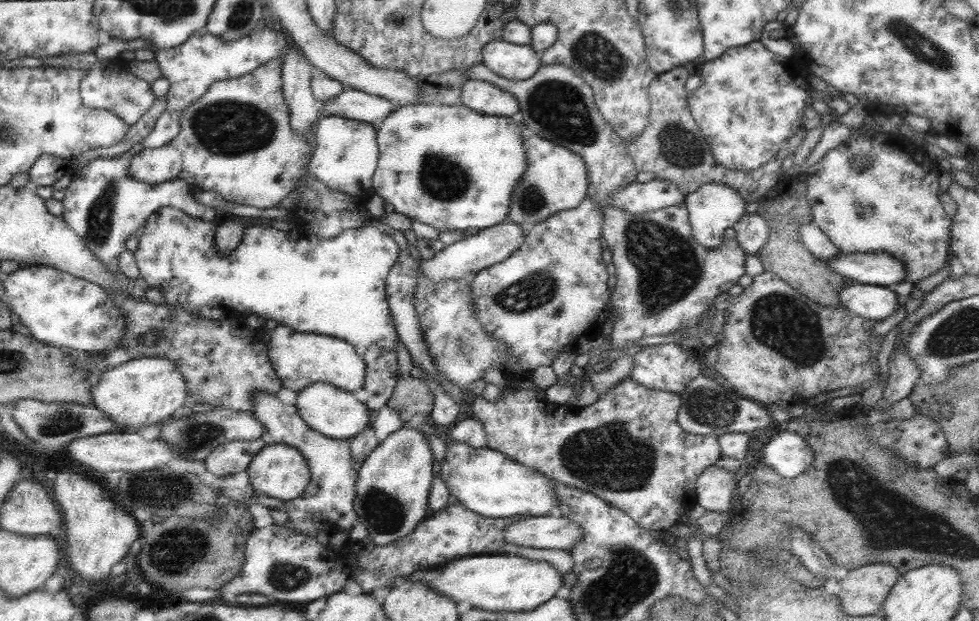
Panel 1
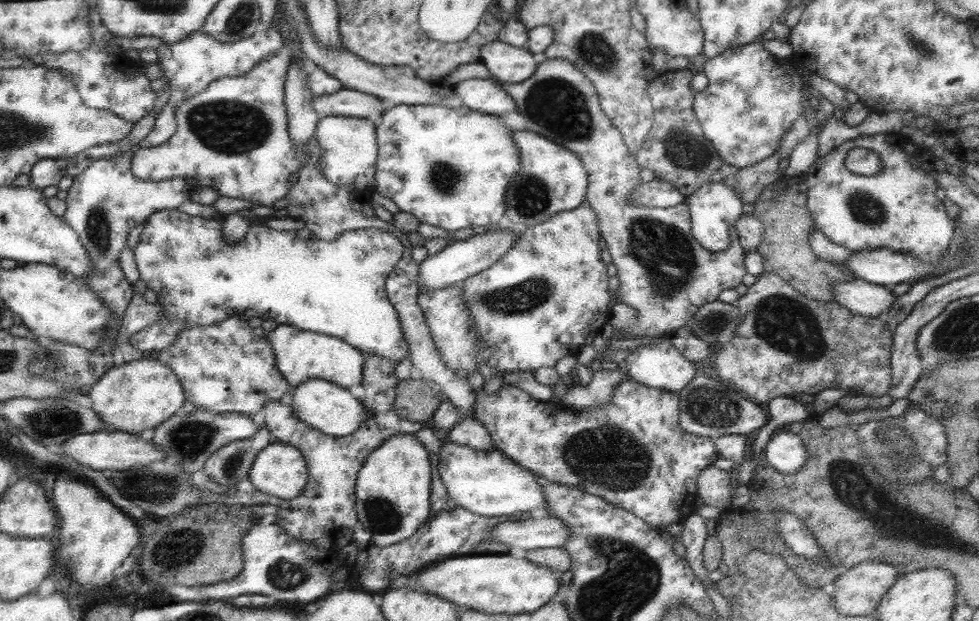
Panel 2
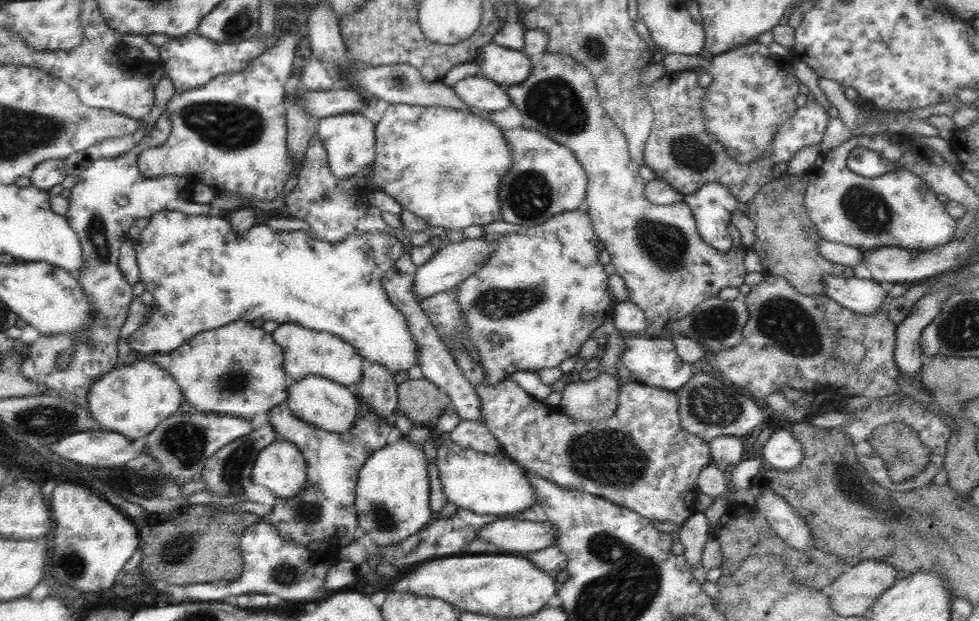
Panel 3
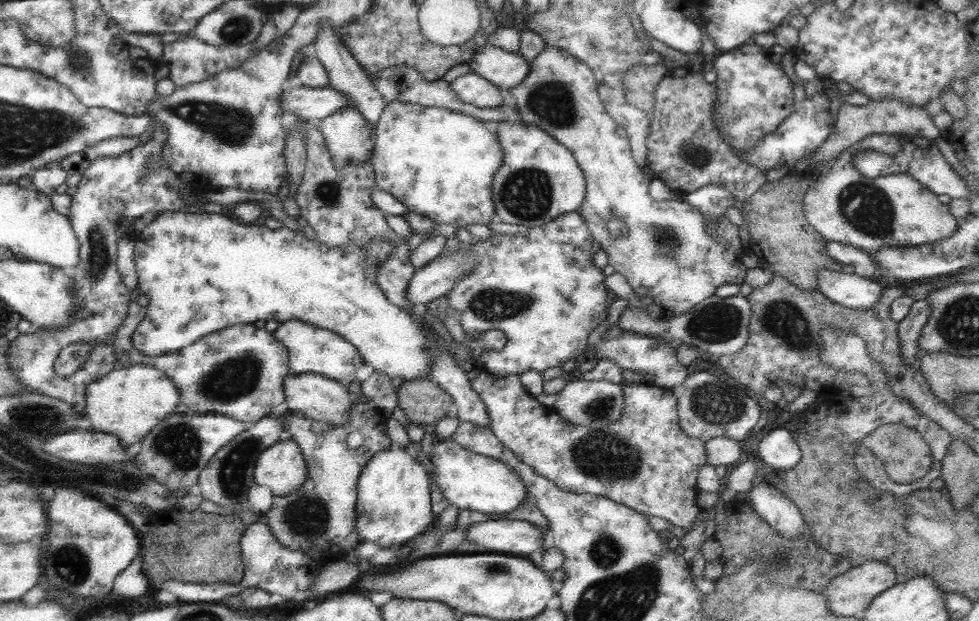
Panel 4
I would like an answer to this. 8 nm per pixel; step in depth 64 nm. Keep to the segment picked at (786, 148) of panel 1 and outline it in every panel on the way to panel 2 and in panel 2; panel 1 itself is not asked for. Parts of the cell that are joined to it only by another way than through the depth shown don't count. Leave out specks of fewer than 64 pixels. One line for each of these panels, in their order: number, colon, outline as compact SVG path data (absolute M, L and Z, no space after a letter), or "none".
2: M673 70L673 72L663 72L651 78L649 86L647 86L647 94L653 106L653 126L649 130L649 134L643 138L641 148L637 150L637 154L633 154L633 158L637 160L637 166L643 170L651 170L655 174L657 180L661 182L669 182L673 184L685 198L693 192L697 192L701 186L711 184L711 174L721 166L723 172L723 184L733 188L735 194L739 194L739 200L743 204L753 204L759 194L765 190L765 186L773 184L779 180L779 176L783 176L783 172L779 170L779 160L781 154L779 150L769 156L767 160L757 162L757 166L749 166L747 170L739 170L733 166L727 166L725 162L721 162L721 158L715 154L711 142L703 136L703 130L693 114L693 96L695 92L689 88L689 80L691 80L691 72L689 70Z

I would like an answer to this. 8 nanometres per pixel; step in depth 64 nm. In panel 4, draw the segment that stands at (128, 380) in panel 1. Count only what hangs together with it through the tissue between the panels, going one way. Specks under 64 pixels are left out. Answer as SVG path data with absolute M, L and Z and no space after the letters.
M133 364L133 366L117 366L97 382L89 384L85 390L85 420L91 422L89 430L93 432L105 432L105 434L115 434L123 446L131 446L133 442L143 440L153 426L157 426L161 420L167 416L175 414L175 408L181 404L181 396L177 388L171 384L171 378L167 378L161 370L147 366L147 364Z

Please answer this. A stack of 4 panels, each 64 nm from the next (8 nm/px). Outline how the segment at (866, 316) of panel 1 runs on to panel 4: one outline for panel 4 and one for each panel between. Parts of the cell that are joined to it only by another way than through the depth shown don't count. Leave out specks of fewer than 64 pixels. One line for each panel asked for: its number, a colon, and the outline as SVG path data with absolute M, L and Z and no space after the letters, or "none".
2: M863 280L835 282L833 302L845 308L849 314L863 318L879 318L881 314L887 314L893 306L895 294L891 292L891 288L873 286Z
3: M825 278L825 298L833 300L837 306L871 316L877 310L885 308L889 302L887 286L875 284L861 278Z
4: M821 270L817 274L817 290L837 306L849 310L869 310L875 308L875 304L883 302L881 294L885 290L885 284L857 278L855 274Z

